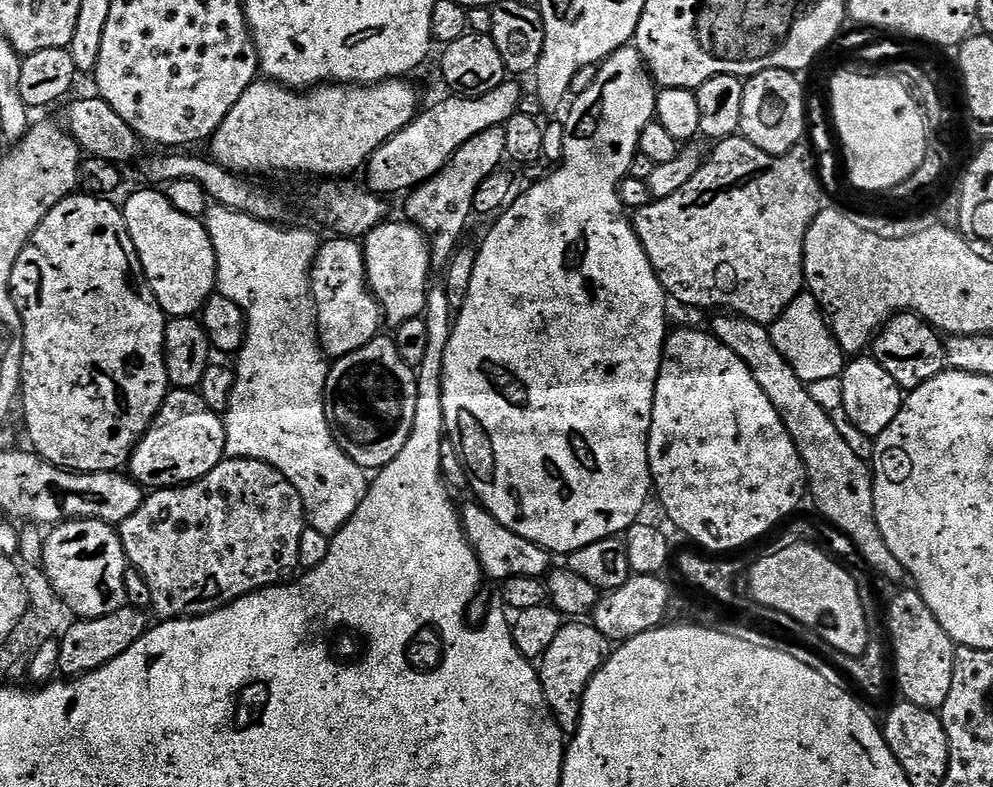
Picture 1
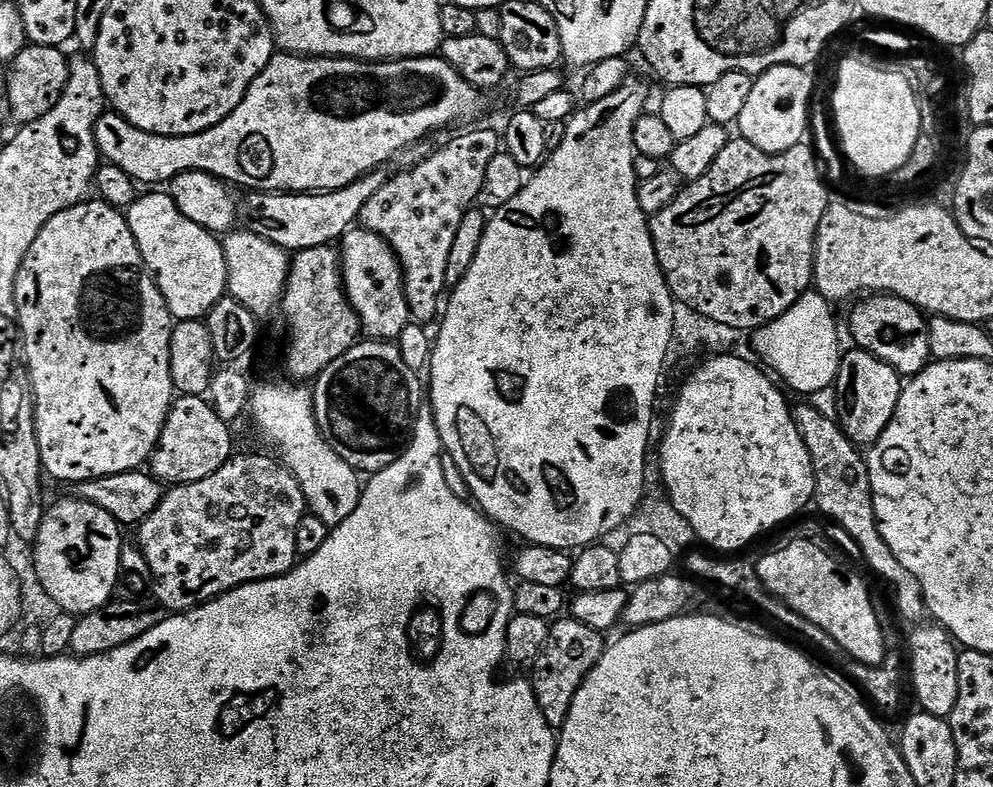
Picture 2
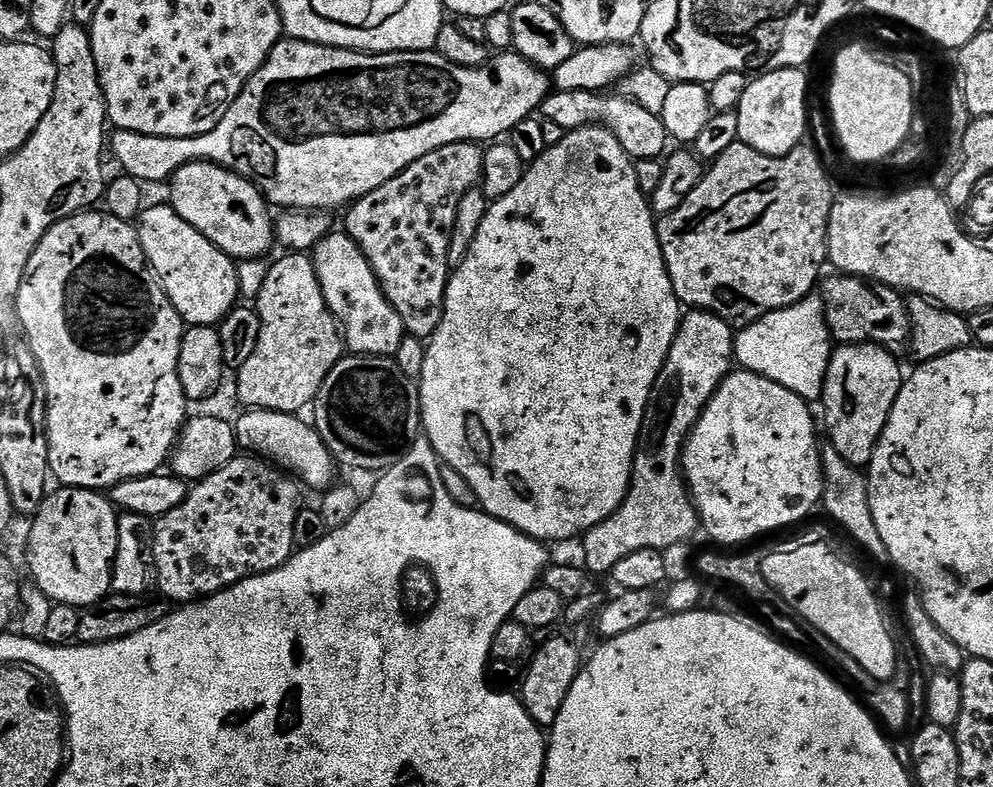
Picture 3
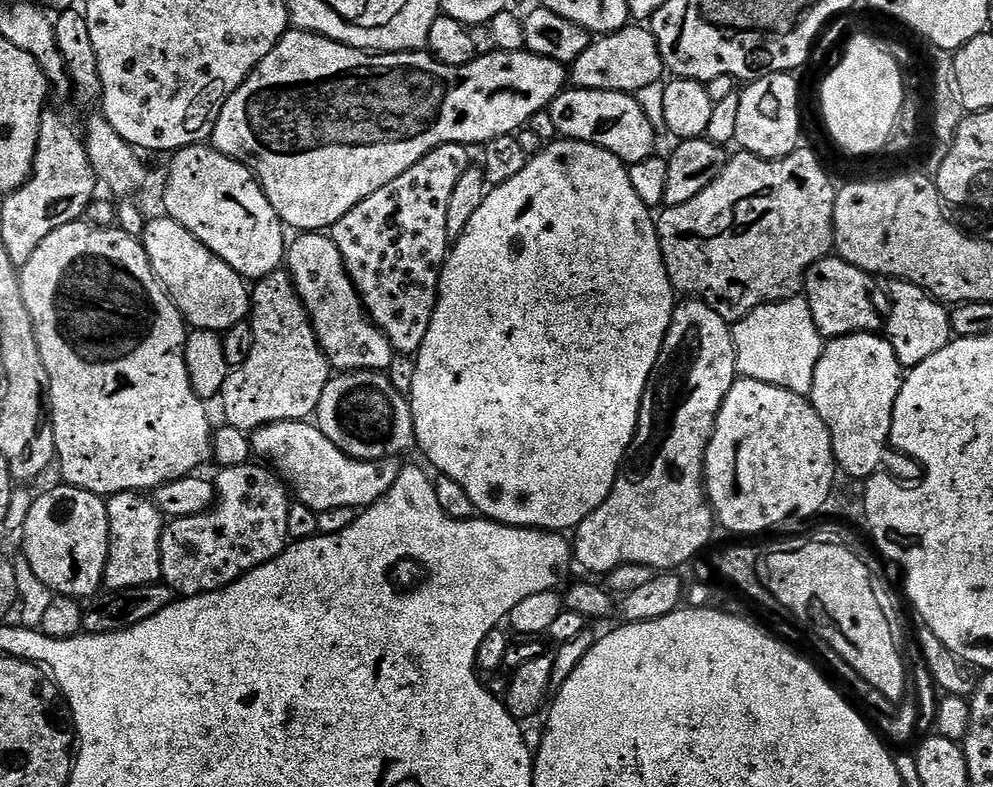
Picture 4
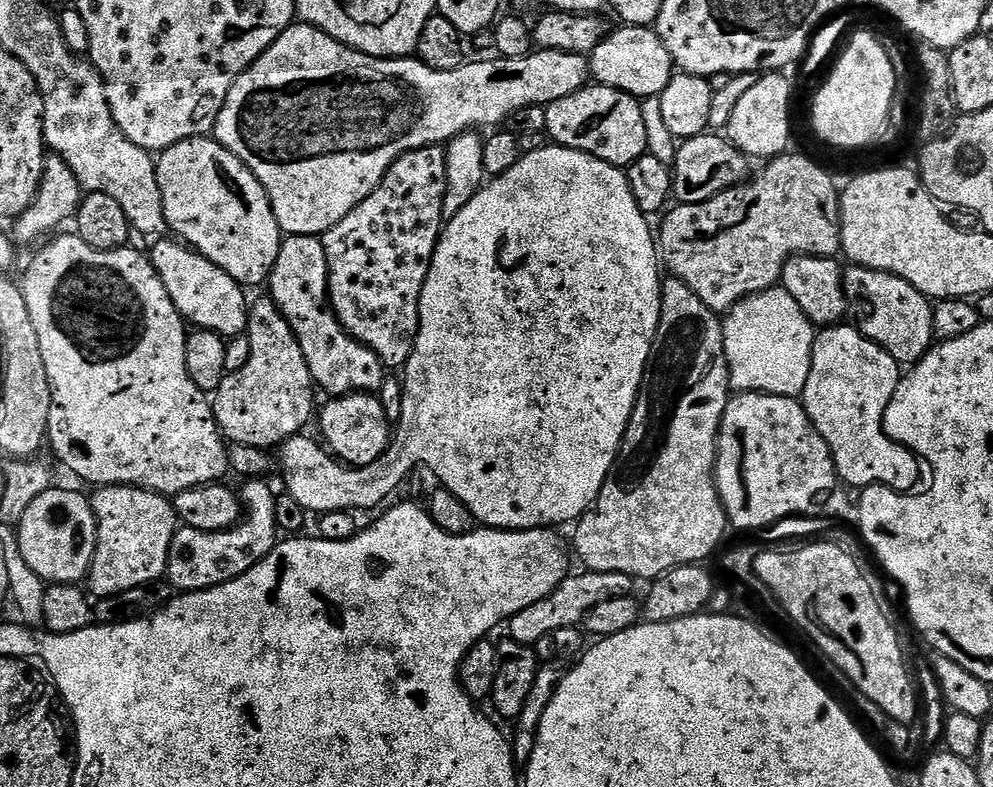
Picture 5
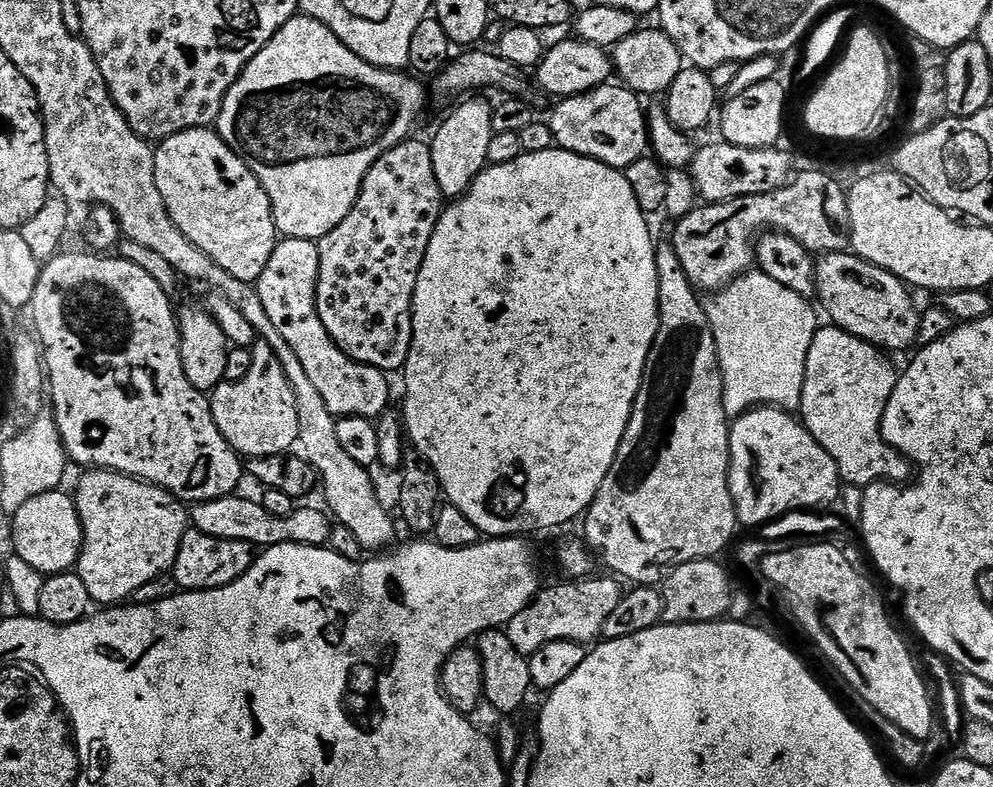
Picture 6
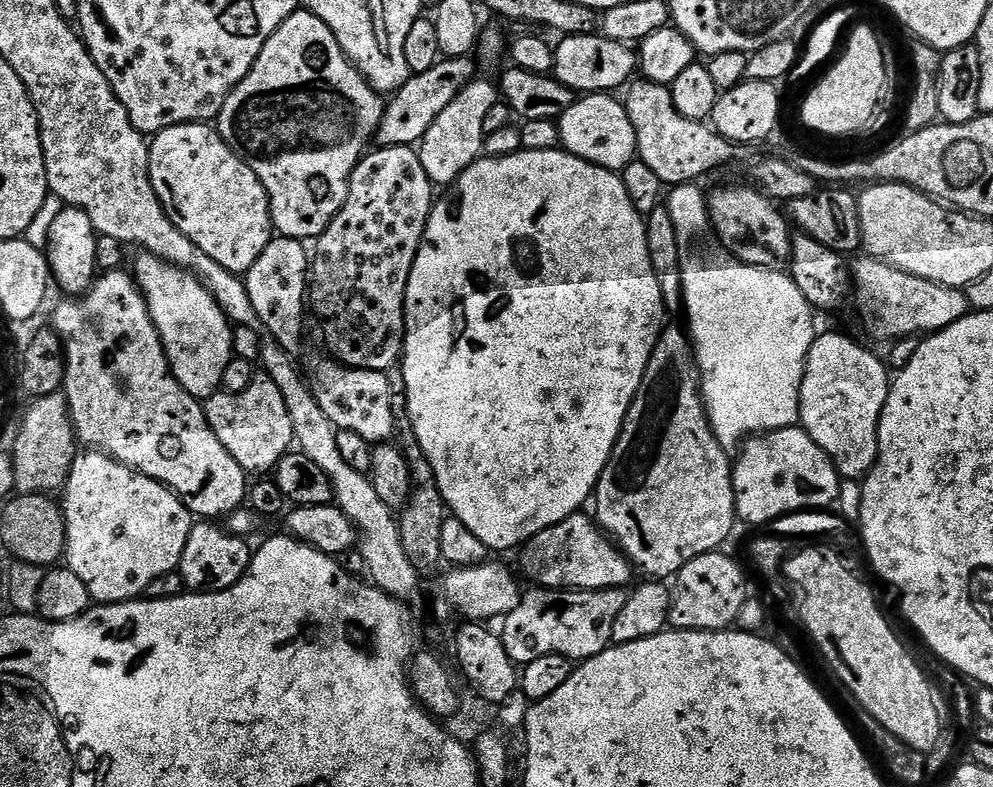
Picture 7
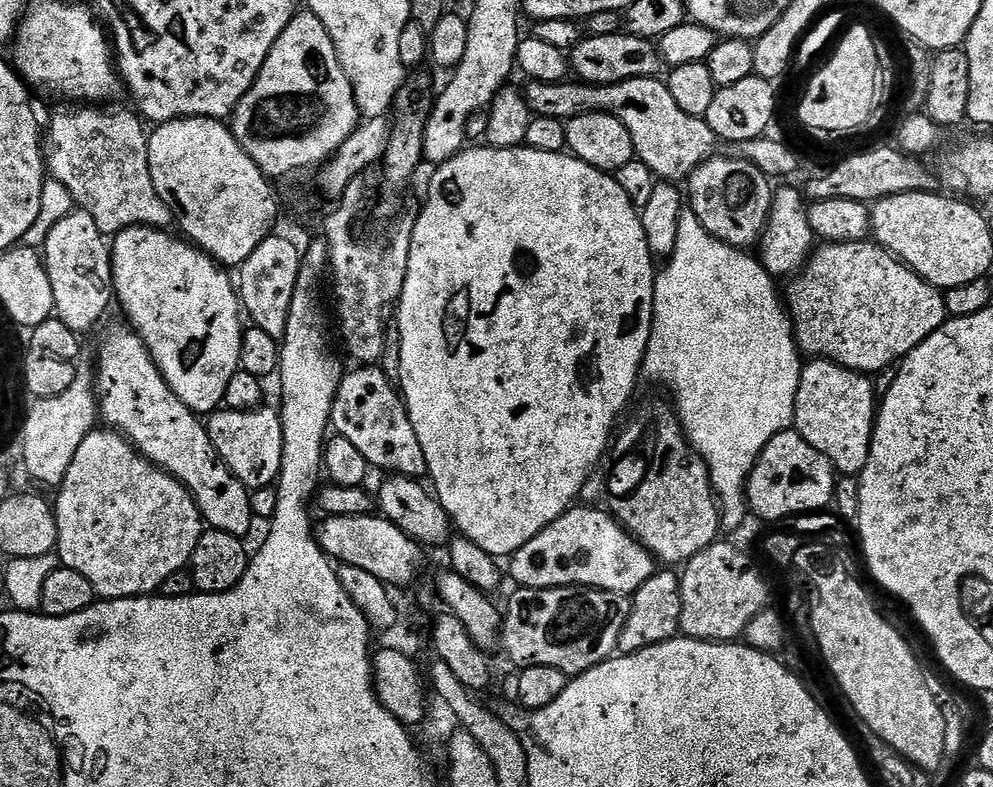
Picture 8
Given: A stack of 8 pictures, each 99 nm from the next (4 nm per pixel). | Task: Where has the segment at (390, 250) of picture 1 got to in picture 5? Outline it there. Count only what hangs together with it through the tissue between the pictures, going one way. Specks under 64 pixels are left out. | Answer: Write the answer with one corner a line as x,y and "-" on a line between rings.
284,236
280,242
278,258
272,267
272,275
266,281
267,291
278,310
290,322
290,330
298,338
298,346
302,346
302,354
306,354
306,366
310,366
312,383
317,389
329,392
329,397
349,396
351,392
379,393
386,379
384,364
362,342
358,342
340,324
340,319
332,311
328,302
328,263
324,241
318,236

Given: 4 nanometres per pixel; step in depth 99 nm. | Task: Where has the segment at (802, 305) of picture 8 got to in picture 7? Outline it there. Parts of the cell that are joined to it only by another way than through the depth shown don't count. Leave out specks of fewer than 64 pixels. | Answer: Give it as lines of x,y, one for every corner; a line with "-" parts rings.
863,258
850,268
854,300
864,328
876,340
895,342
903,336
920,336
940,332
968,315
968,299
963,290
947,288
926,278
918,278
875,258

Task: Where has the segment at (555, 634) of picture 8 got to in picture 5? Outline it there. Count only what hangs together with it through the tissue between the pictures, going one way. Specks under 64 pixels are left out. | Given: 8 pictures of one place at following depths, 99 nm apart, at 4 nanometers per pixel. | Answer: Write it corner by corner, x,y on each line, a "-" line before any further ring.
587,570
581,573
581,576
575,574
565,576
564,581
549,596
534,602
534,606
526,606
526,610
511,617
506,624
506,629
508,628
509,634
512,635
509,637
515,643
535,646
542,638
546,638
546,634
554,634
554,630
577,627
590,609
598,606
598,602
606,602
612,596
627,596
633,591
631,589
632,584
634,585
633,577
626,574

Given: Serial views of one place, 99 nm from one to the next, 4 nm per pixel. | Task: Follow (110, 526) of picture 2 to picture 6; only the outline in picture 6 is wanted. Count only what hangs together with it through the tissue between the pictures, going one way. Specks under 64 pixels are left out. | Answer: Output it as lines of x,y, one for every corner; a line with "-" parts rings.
64,490
38,494
38,498
30,498
22,510
18,510
11,517
15,556
22,558
34,570
44,573
45,577
56,576
60,572
73,571
80,557
80,551
84,545
84,531
80,525
80,519
76,513
76,502
71,495
68,496

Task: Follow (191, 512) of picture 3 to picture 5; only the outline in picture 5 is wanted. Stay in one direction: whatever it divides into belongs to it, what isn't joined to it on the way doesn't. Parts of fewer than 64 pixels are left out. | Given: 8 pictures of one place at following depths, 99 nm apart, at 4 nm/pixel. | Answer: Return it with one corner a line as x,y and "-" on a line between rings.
252,478
242,491
242,504
246,511
239,524
221,532
194,530
187,526
177,527
174,538
170,542
168,555
167,583
173,589
185,592
201,592
219,584
230,582
246,570
250,570
262,558
266,558
278,543
278,527
274,518
274,506
277,493
271,492
260,478

